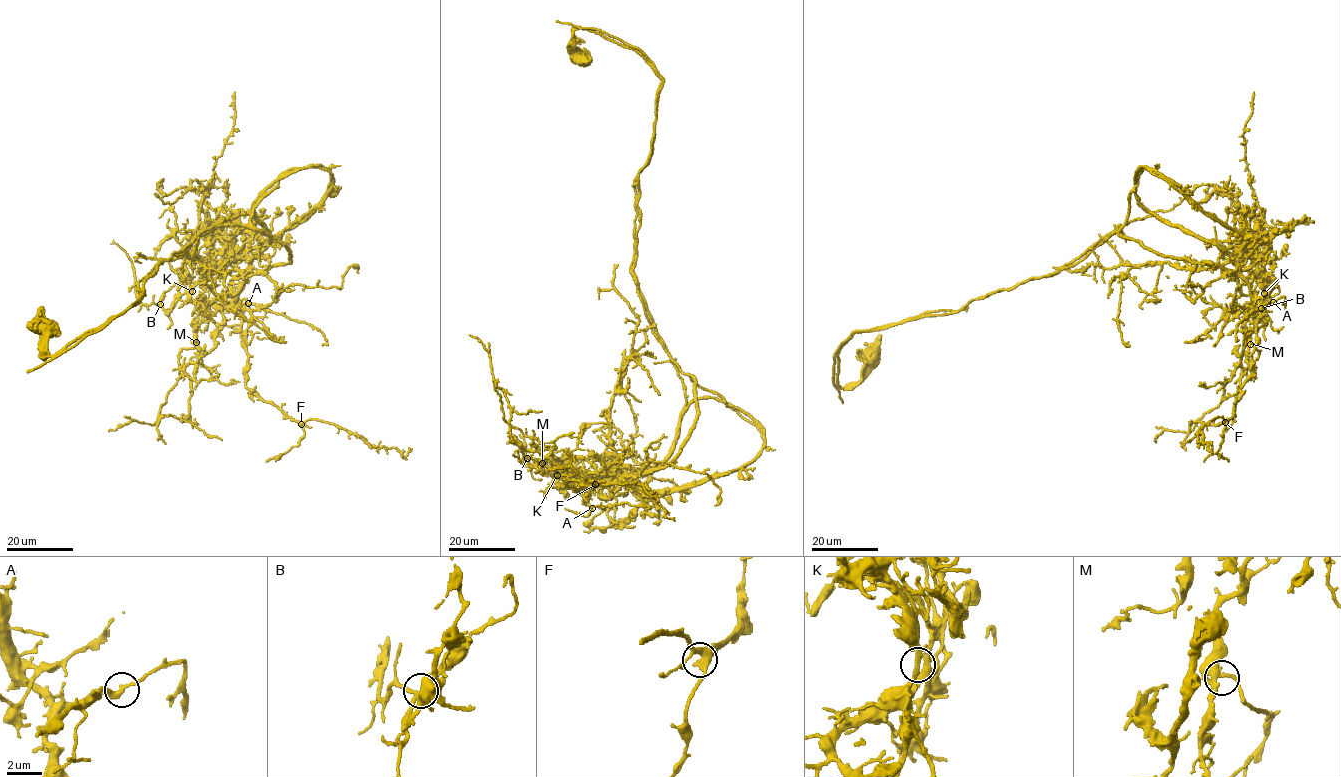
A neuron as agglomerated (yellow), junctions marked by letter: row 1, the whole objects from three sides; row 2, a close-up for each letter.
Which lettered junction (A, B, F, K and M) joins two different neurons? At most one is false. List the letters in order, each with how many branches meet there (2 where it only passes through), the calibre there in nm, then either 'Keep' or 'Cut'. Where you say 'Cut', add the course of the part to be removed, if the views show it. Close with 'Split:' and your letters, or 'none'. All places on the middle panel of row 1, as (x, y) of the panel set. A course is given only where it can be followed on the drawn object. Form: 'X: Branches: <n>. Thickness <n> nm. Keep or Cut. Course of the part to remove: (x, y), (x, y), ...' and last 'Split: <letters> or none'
A: Branches: 3. Thickness 280 nm. Keep
B: Branches: 3. Thickness 180 nm. Keep
F: Branches: 3. Thickness 400 nm. Keep
K: Branches: 2. Thickness 240 nm. Cut. Course of the part to remove: (557, 475), (663, 469), (697, 407), (631, 272), (663, 78), (636, 48), (556, 21)
M: Branches: 3. Thickness 300 nm. Keep
Split: K

